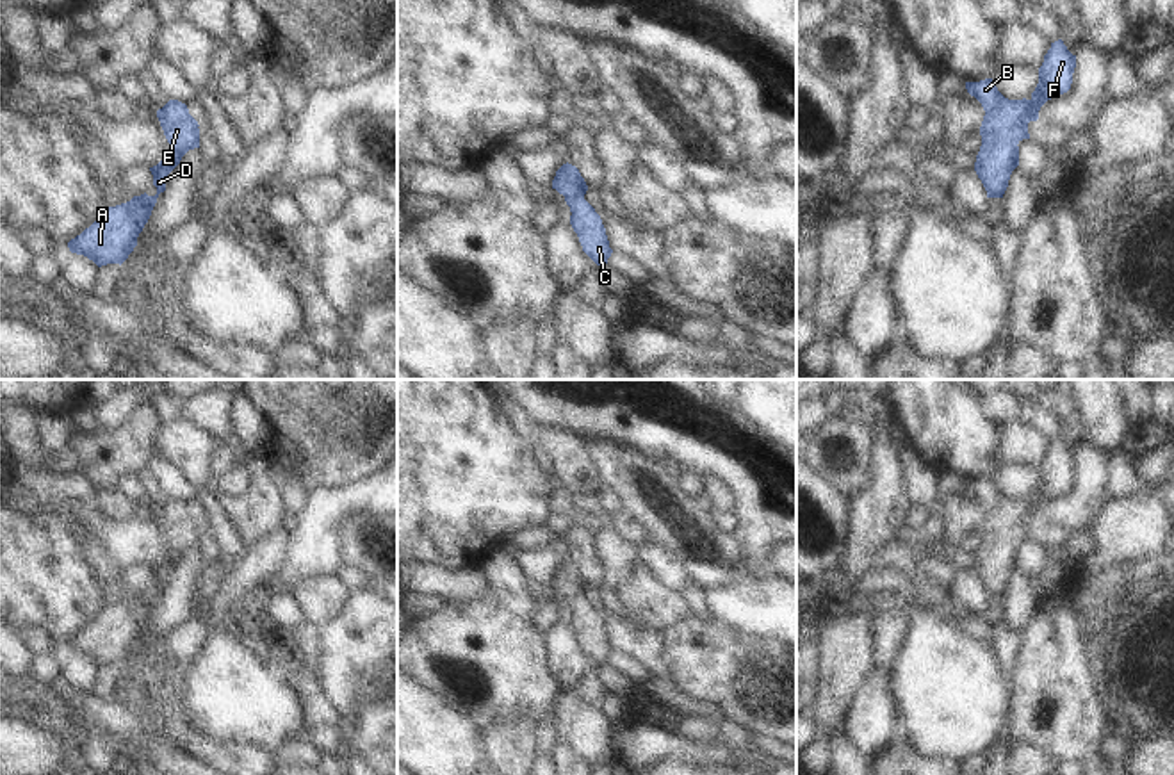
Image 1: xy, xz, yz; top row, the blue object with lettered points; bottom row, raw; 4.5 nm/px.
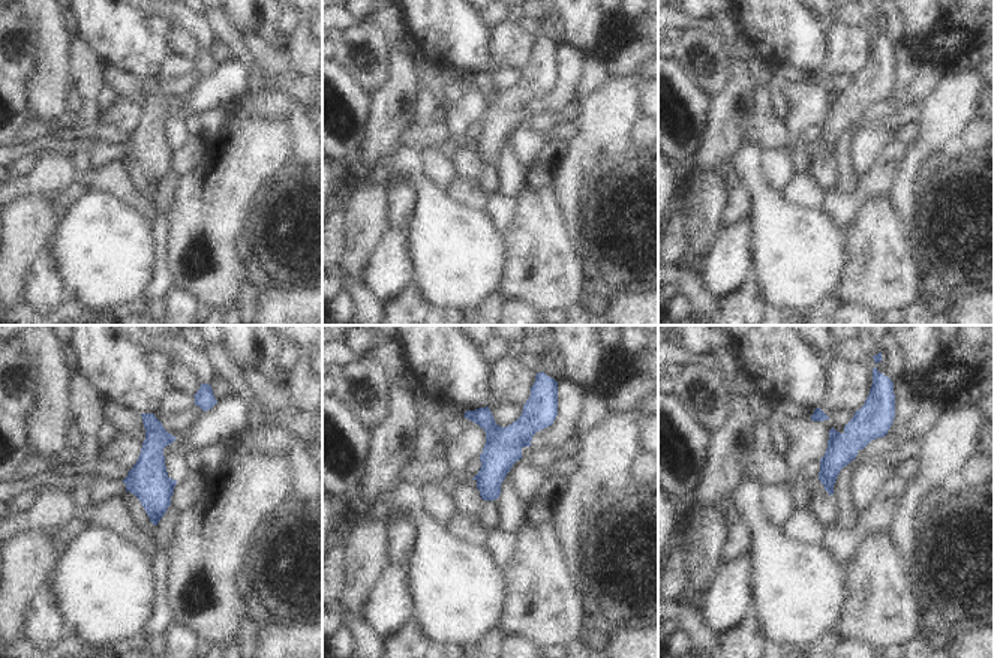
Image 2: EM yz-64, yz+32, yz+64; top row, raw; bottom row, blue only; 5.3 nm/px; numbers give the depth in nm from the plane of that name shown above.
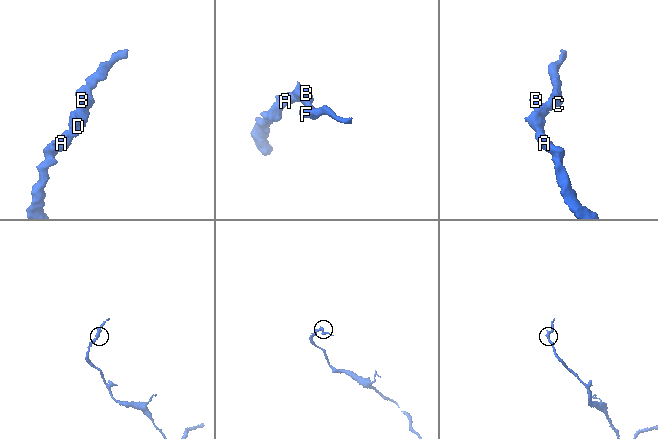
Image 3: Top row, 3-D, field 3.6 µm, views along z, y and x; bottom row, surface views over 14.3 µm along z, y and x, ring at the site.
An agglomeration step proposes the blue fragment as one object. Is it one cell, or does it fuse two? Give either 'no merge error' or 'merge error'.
no merge error

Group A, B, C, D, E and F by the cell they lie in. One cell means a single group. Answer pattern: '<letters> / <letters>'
A B C D E F

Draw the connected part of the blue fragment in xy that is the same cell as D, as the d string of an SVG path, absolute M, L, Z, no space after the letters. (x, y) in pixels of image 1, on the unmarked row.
M169 499L157 510L157 517L169 542L167 556L150 567L157 593L148 595L144 591L126 602L109 606L98 620L68 641L71 652L87 656L98 666L107 663L121 665L128 657L159 593L166 590L167 574L189 549L200 547L200 524L189 513L185 502Z

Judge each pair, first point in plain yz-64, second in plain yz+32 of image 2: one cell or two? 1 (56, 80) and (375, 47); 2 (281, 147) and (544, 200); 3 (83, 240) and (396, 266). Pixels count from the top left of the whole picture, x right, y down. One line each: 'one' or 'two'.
1: two
2: one
3: two

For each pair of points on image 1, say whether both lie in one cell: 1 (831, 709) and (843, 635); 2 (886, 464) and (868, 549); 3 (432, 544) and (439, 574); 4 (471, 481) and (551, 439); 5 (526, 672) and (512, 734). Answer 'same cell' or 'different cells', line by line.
1: same cell
2: same cell
3: different cells
4: different cells
5: different cells

